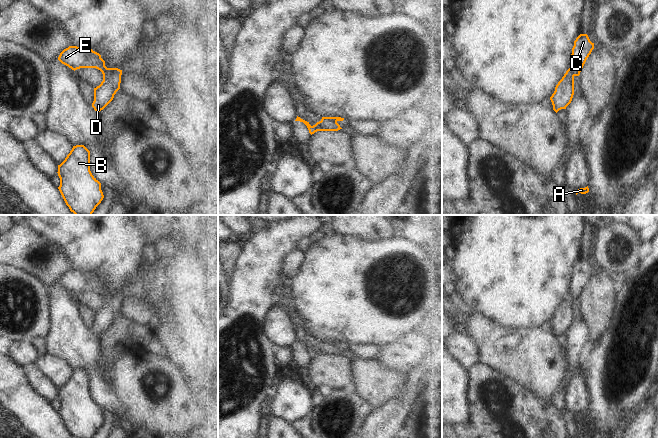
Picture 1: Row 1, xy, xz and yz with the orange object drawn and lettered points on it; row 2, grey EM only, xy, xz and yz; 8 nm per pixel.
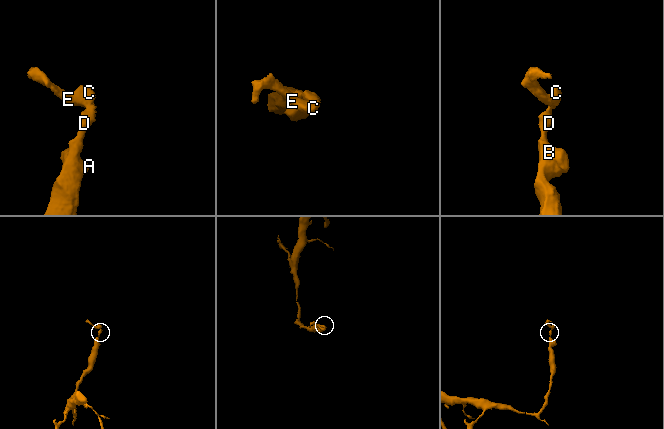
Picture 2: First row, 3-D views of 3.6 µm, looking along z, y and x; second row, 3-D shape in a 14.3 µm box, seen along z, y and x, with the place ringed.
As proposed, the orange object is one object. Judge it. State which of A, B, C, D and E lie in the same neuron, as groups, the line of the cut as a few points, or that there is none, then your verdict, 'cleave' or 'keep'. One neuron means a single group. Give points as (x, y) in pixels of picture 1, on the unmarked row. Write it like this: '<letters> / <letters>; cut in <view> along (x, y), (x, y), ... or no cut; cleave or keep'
A B D / C E; cut in yz along (569, 292), (574, 299); cleave

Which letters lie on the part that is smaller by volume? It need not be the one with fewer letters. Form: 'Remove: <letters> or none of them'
Remove: C, E

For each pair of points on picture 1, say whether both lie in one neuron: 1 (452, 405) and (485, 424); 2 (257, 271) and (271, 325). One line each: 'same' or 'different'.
1: different
2: different

